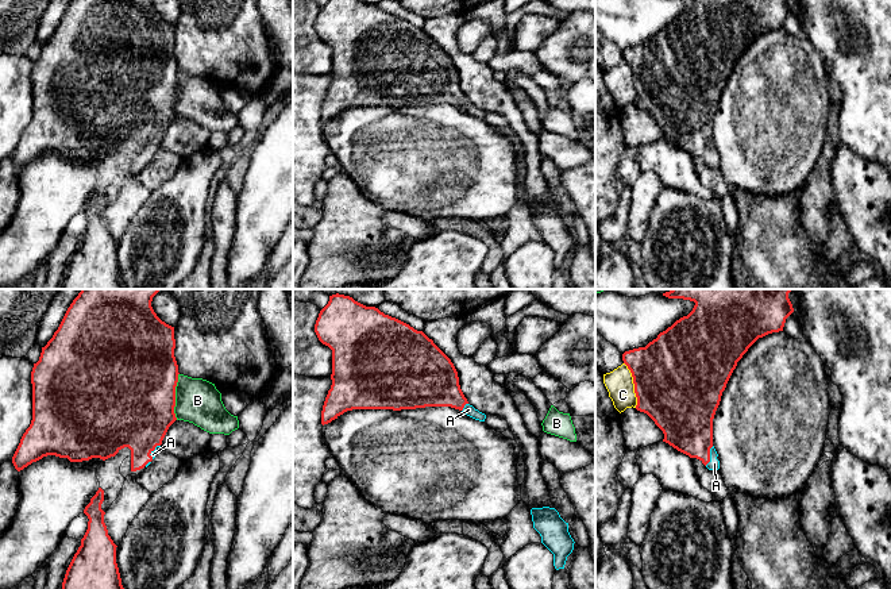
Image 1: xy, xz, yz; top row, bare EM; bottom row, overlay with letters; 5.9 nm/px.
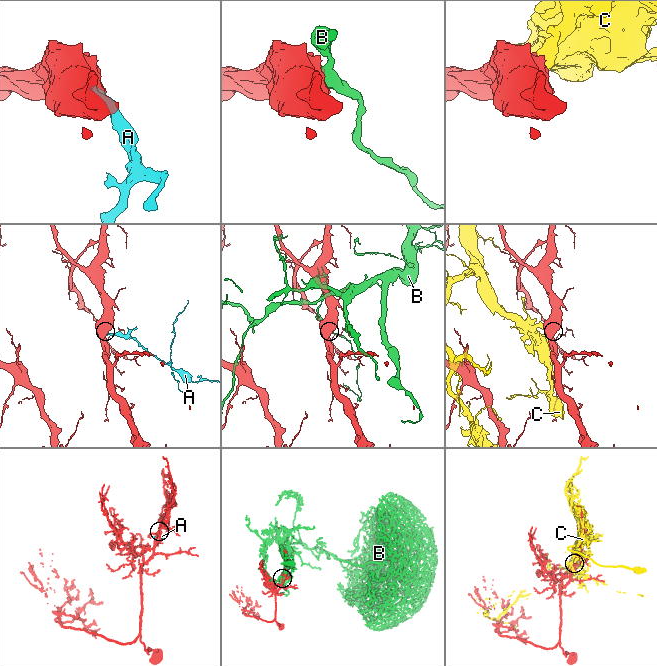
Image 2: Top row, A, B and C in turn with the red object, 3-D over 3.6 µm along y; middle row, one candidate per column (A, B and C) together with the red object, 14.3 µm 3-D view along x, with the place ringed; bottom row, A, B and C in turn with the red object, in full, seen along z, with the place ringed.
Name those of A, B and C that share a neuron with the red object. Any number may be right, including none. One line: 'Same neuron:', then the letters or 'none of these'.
Same neuron: A

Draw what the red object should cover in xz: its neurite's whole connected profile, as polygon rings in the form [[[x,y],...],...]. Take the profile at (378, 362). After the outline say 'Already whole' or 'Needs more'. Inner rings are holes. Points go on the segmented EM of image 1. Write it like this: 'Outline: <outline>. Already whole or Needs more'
Outline: [[[332,294],[315,324],[319,340],[332,350],[332,385],[321,411],[328,424],[352,409],[416,409],[451,407],[485,421],[486,415],[468,404],[451,359],[423,331],[366,307],[350,296]]]. Needs more

